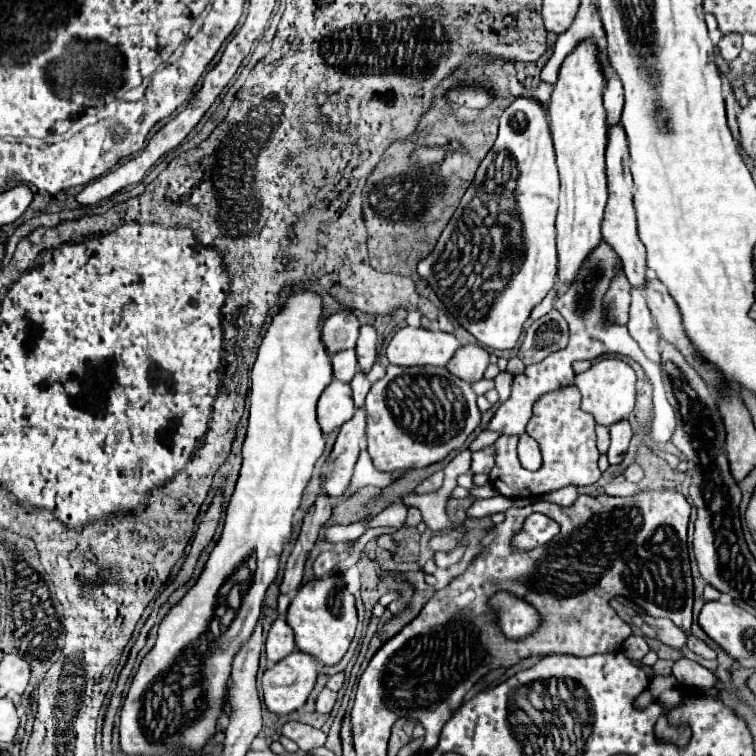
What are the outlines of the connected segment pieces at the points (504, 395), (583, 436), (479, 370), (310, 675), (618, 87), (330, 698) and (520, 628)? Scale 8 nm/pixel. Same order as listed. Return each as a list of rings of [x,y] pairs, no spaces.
[[[501,372],[497,378],[495,378],[495,390],[499,392],[499,402],[505,402],[511,394],[511,382],[513,382],[513,376],[509,372]]]
[[[575,386],[557,390],[557,394],[545,394],[545,398],[541,398],[541,402],[537,402],[537,406],[533,408],[533,418],[529,420],[527,434],[541,446],[543,466],[537,472],[529,472],[519,464],[519,438],[501,436],[495,442],[497,462],[489,472],[489,478],[491,486],[497,488],[505,498],[533,498],[565,486],[589,486],[601,478],[601,470],[597,468],[599,450],[595,446],[595,420],[591,414],[585,414],[581,410],[581,394]]]
[[[475,344],[461,346],[447,362],[447,370],[469,384],[481,380],[487,366],[489,366],[489,352]]]
[[[295,650],[263,674],[263,702],[269,712],[285,716],[299,710],[317,680],[317,662]]]
[[[611,74],[607,80],[603,100],[605,100],[605,110],[607,110],[607,126],[619,124],[624,105],[624,89],[621,80],[615,74]]]
[[[323,688],[321,694],[319,694],[319,698],[317,698],[317,712],[319,714],[329,714],[333,710],[335,700],[337,700],[337,694],[331,692],[331,690],[327,690],[327,688]]]
[[[495,594],[491,606],[497,608],[499,626],[507,638],[523,638],[539,626],[537,610],[513,594]]]

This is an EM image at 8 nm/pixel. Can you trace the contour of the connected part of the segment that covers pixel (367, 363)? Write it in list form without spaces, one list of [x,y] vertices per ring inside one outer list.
[[[361,326],[355,352],[357,352],[359,370],[369,374],[369,370],[375,364],[375,358],[377,358],[377,332],[375,332],[373,326]]]

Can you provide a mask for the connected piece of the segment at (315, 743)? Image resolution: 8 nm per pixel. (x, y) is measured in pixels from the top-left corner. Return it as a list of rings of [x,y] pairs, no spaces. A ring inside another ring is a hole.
[[[287,722],[283,726],[283,734],[291,740],[295,740],[299,744],[301,750],[309,752],[313,748],[319,748],[325,744],[327,740],[327,734],[323,730],[317,730],[313,726],[307,726],[307,724],[301,724],[301,722]]]

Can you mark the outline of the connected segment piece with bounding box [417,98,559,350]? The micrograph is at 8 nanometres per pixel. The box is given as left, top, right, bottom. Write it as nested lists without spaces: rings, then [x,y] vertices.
[[[517,98],[503,112],[499,136],[477,168],[477,174],[463,194],[447,228],[433,252],[417,266],[451,316],[471,332],[481,346],[493,350],[515,348],[531,310],[547,296],[557,276],[555,214],[559,204],[559,174],[555,166],[553,140],[547,124],[547,110],[531,98]]]

